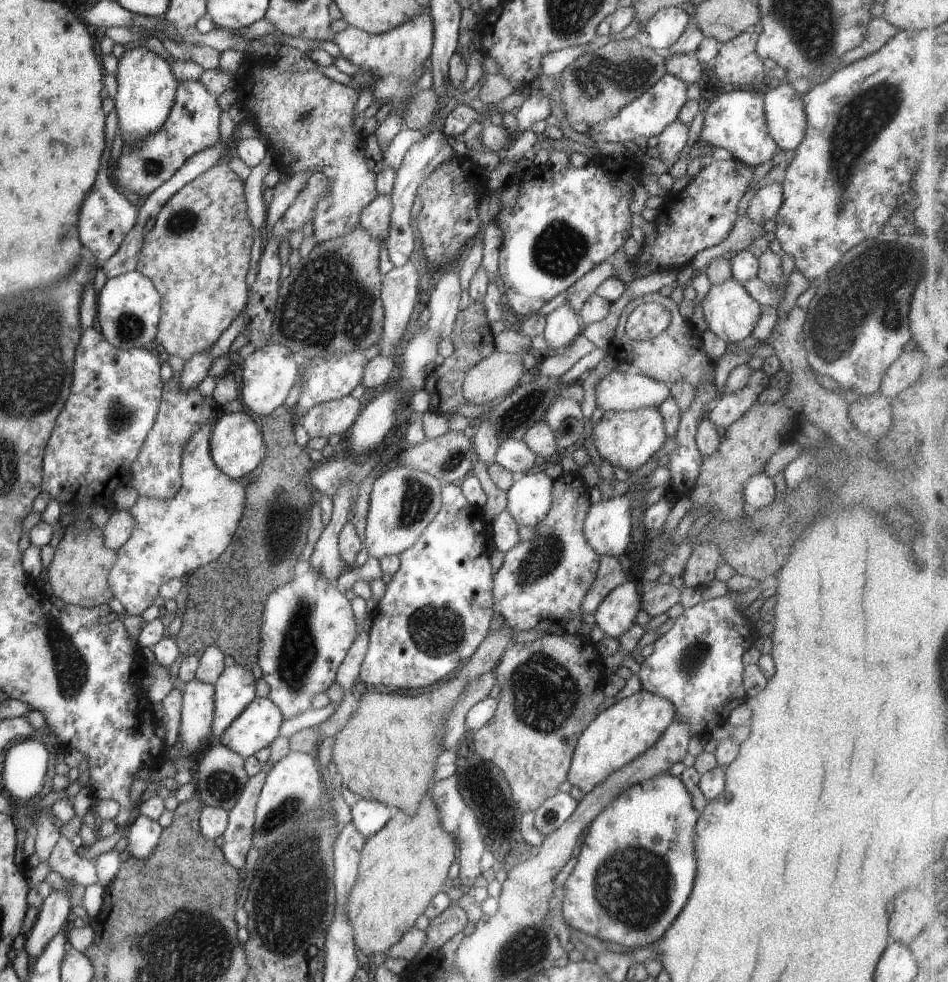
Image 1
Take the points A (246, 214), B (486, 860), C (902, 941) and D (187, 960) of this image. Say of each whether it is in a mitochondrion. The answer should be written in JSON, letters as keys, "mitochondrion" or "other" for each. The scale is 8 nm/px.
{"A":"other","B":"other","C":"other","D":"mitochondrion"}

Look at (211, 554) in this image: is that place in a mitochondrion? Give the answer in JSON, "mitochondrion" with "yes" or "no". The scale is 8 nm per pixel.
{"mitochondrion":"yes"}

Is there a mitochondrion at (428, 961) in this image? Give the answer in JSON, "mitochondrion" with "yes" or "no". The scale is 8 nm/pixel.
{"mitochondrion":"no"}

